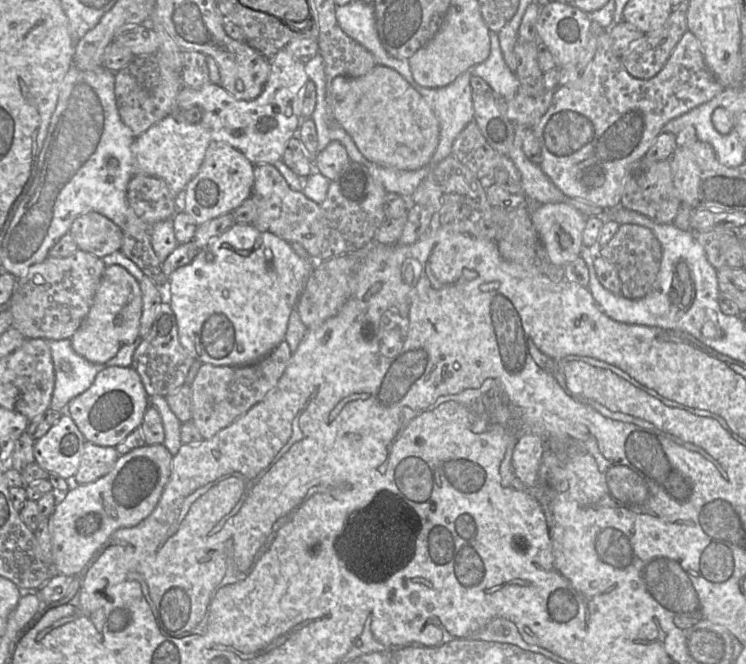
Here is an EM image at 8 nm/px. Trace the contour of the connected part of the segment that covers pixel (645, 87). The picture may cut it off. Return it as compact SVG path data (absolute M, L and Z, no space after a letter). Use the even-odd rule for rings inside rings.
M605 28L597 39L594 55L584 67L582 75L556 87L547 112L530 128L541 148L539 165L567 197L587 200L604 209L617 208L631 165L645 156L663 132L664 126L710 101L723 89L724 86L705 61L699 40L689 30L683 34L661 71L650 79L644 79L628 73L614 53L608 28Z

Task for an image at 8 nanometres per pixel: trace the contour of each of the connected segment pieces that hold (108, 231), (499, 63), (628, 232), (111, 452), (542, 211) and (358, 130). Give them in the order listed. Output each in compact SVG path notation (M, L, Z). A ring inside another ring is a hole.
M89 212L77 217L69 230L78 249L100 258L119 251L123 231L106 216Z
M494 34L491 36L489 57L468 71L474 76L484 79L492 88L493 93L505 102L519 91L519 80L505 62L500 43Z
M621 224L613 238L605 246L596 247L595 251L617 269L622 296L639 299L650 292L656 282L662 260L661 244L651 229L636 224Z
M85 441L79 469L73 477L73 486L92 483L108 474L119 454L115 447L104 447Z
M565 202L544 203L535 206L530 217L550 261L557 266L577 260L583 252L583 231L587 217Z
M376 65L360 77L337 76L327 89L327 121L333 118L372 164L398 170L427 165L439 141L439 122L425 98L396 70Z

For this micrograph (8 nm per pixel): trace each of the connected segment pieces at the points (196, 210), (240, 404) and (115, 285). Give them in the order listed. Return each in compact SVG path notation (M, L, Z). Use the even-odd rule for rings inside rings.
M224 142L210 143L196 175L185 190L176 195L178 211L187 213L197 225L231 213L250 197L254 183L254 164L239 150Z
M283 340L267 356L249 365L216 366L202 364L190 388L191 422L197 427L203 439L212 438L261 402L278 383L291 356L291 349Z
M106 266L95 293L90 310L80 327L71 336L74 351L93 363L104 363L114 357L125 345L133 343L139 337L142 314L142 293L138 280L123 266Z

